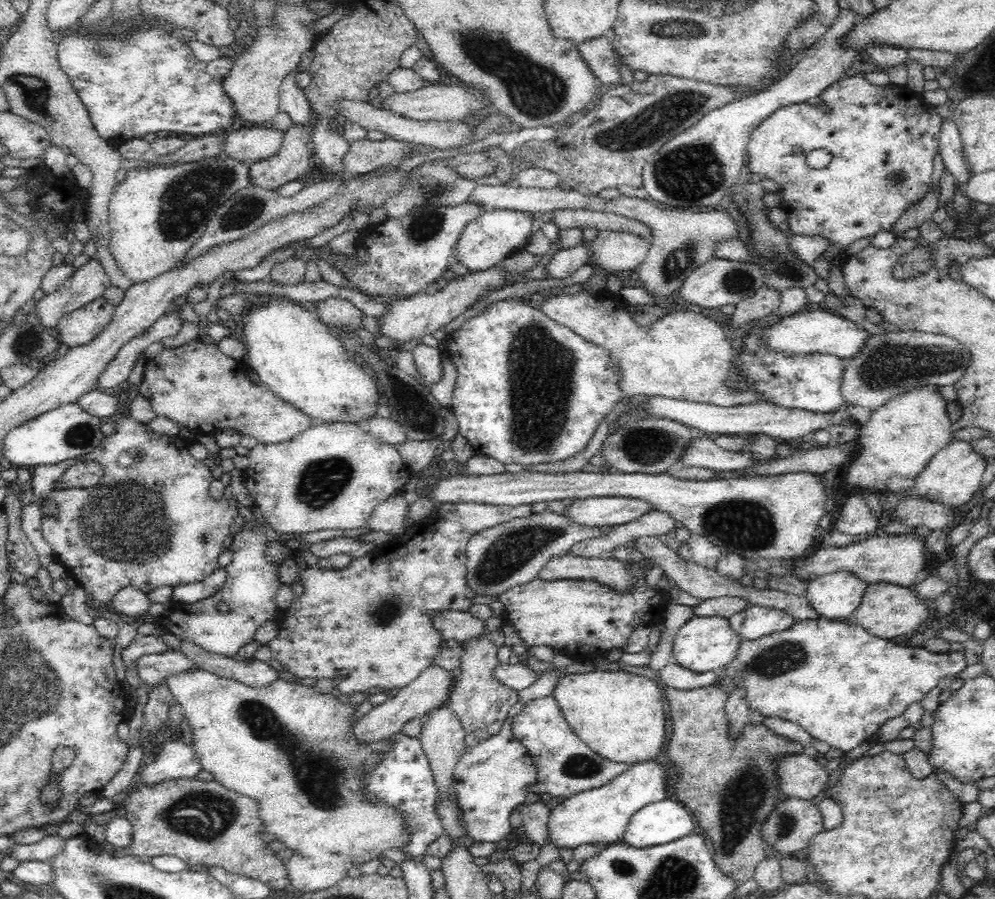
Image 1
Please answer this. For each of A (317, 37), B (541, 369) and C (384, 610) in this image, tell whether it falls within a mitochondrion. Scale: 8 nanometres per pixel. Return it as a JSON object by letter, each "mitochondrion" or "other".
{"A":"other","B":"mitochondrion","C":"mitochondrion"}

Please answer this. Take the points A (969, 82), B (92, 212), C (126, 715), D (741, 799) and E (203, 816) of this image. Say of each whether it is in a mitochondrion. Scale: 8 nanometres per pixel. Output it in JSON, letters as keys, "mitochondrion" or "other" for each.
{"A":"other","B":"other","C":"other","D":"mitochondrion","E":"mitochondrion"}

